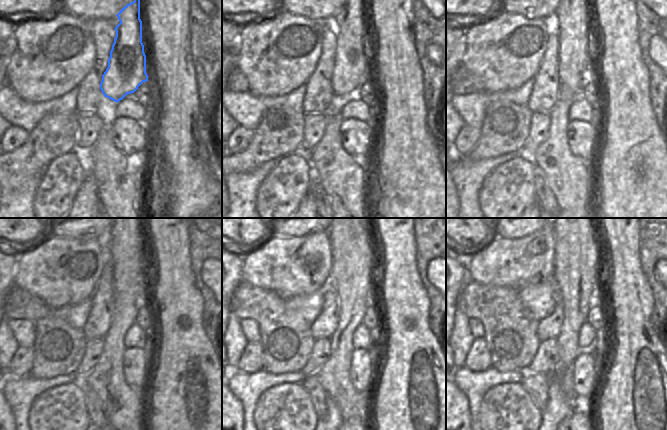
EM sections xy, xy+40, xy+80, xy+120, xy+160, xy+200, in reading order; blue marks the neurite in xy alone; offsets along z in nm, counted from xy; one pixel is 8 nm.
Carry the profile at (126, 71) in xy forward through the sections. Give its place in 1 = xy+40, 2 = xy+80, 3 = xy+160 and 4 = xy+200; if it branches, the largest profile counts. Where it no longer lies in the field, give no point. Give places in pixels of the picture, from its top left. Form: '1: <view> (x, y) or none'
1: xy+40 (350, 70)
2: xy+80 (572, 60)
3: xy+160 (359, 239)
4: xy+200 (586, 241)

